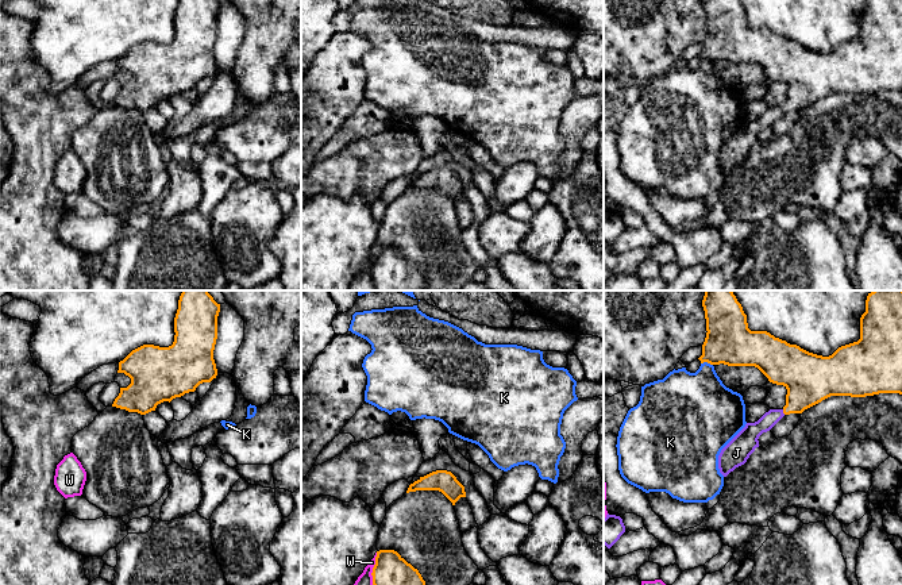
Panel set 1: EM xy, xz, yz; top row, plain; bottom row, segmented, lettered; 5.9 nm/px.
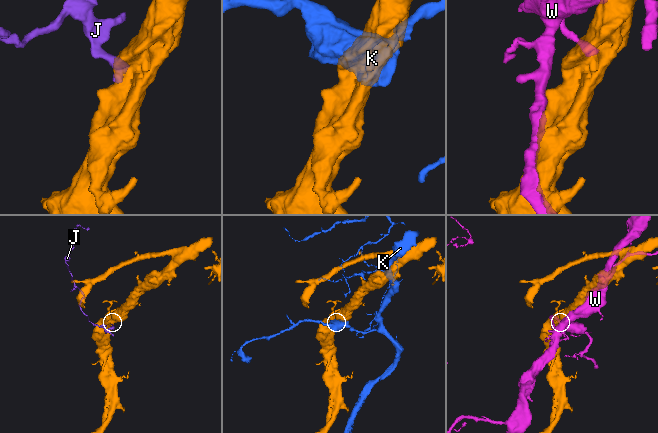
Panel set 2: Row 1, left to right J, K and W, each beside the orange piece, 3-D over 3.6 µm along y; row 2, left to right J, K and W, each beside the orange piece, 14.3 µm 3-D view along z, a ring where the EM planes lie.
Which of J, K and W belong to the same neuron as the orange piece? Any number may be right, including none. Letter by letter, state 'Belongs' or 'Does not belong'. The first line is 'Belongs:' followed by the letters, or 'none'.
Belongs: J
J: Belongs
K: Does not belong
W: Does not belong

